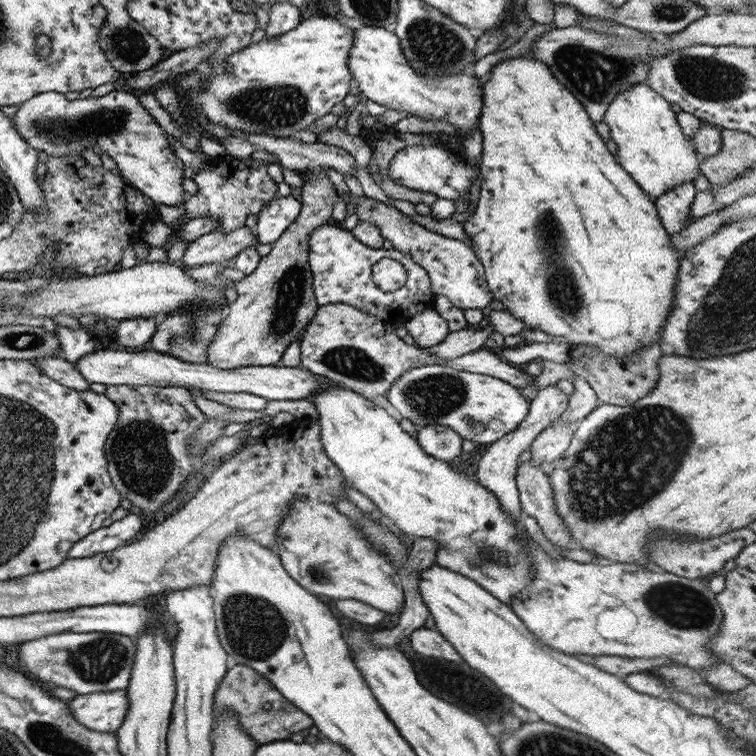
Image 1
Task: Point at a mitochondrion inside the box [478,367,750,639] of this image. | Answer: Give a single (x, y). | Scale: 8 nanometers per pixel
(634, 438)

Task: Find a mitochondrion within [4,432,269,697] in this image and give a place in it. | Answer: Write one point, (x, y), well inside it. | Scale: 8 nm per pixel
(99, 660)

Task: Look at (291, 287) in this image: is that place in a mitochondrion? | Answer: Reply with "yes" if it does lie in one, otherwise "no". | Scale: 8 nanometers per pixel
yes

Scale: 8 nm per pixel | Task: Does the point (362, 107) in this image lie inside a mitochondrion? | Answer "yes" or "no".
no

